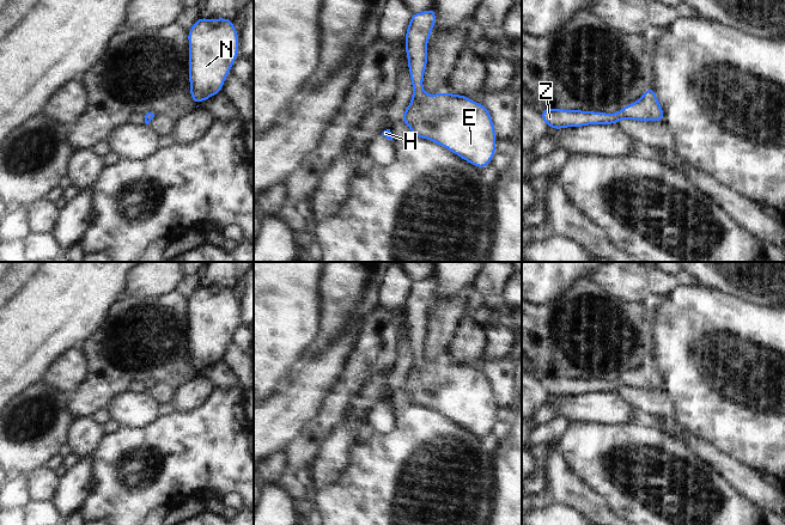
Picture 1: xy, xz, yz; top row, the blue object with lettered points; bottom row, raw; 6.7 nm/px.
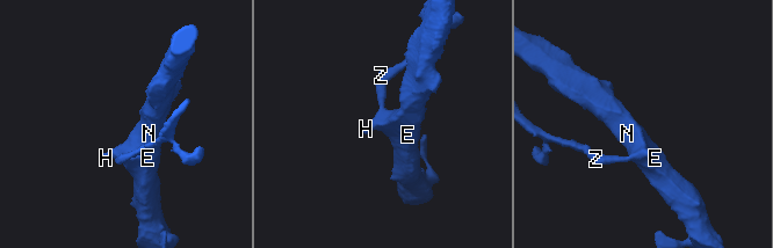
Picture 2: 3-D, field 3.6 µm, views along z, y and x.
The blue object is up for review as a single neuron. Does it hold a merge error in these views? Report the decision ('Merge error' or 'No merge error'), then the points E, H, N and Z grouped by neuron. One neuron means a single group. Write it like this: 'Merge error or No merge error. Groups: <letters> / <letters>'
No merge error. Groups: E H N Z

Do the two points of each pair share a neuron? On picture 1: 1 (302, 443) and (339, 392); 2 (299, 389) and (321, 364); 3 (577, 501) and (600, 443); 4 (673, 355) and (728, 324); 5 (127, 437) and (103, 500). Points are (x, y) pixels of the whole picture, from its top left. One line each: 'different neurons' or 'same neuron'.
1: same neuron
2: same neuron
3: different neurons
4: same neuron
5: same neuron

